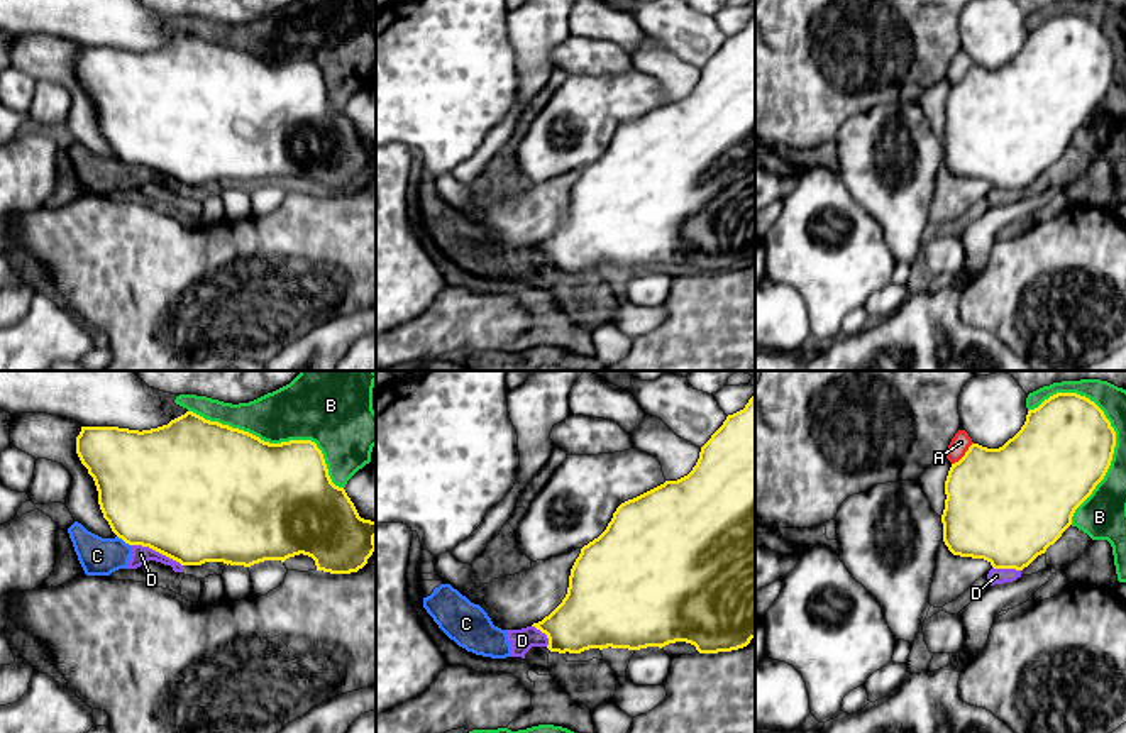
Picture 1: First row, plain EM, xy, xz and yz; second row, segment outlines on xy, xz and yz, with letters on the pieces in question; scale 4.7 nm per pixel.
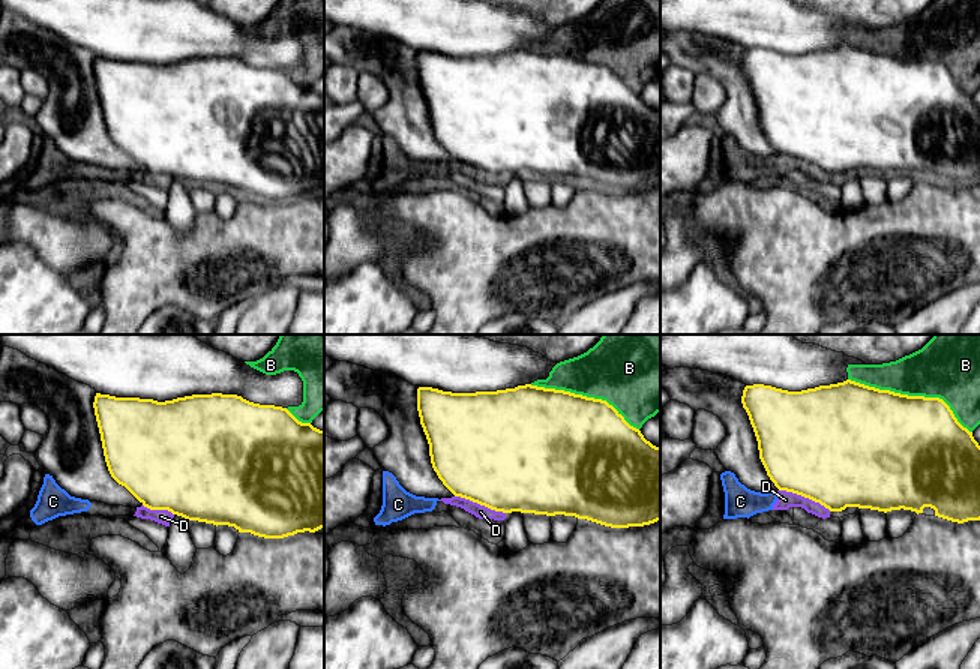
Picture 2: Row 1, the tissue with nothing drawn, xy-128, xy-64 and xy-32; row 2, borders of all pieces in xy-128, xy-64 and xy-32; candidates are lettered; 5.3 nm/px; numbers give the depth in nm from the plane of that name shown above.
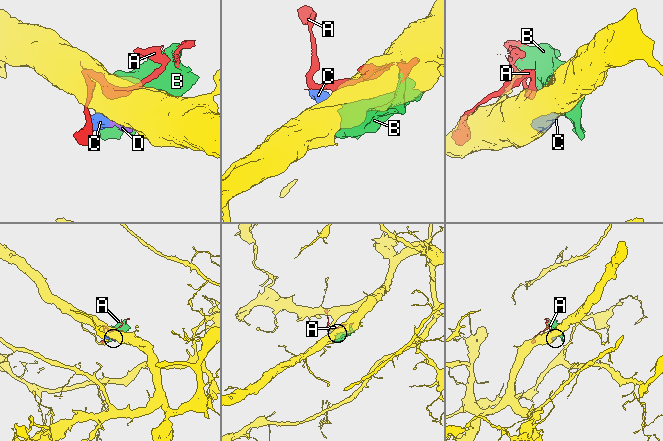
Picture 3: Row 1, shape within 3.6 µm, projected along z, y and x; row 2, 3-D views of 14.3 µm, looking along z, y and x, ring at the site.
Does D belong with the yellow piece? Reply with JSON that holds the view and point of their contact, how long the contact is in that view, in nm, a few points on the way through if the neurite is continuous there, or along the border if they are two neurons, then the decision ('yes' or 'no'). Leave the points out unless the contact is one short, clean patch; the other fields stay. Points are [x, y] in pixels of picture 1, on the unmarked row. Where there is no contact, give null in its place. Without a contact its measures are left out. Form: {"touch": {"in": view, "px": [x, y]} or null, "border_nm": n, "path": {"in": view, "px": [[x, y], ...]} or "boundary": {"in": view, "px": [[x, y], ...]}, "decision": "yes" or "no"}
{"touch": {"in": "xy", "px": [158, 171]}, "border_nm": 260, "boundary": {"in": "xy", "px": [[132, 165], [151, 168], [182, 187]]}, "decision": "no"}

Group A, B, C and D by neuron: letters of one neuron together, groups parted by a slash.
A B / C D

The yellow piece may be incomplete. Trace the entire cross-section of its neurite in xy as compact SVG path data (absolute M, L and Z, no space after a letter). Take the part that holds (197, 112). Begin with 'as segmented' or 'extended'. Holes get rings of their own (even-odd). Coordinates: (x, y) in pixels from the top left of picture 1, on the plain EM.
as segmented; M186 32L151 51L81 47L76 74L98 112L112 152L181 186L224 183L251 188L308 176L317 191L357 193L376 171L376 142L359 137L344 108L332 103L312 61L269 64Z

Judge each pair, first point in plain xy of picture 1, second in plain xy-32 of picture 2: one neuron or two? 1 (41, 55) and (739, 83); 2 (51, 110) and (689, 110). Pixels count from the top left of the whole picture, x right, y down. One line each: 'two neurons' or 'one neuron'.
1: one neuron
2: two neurons

